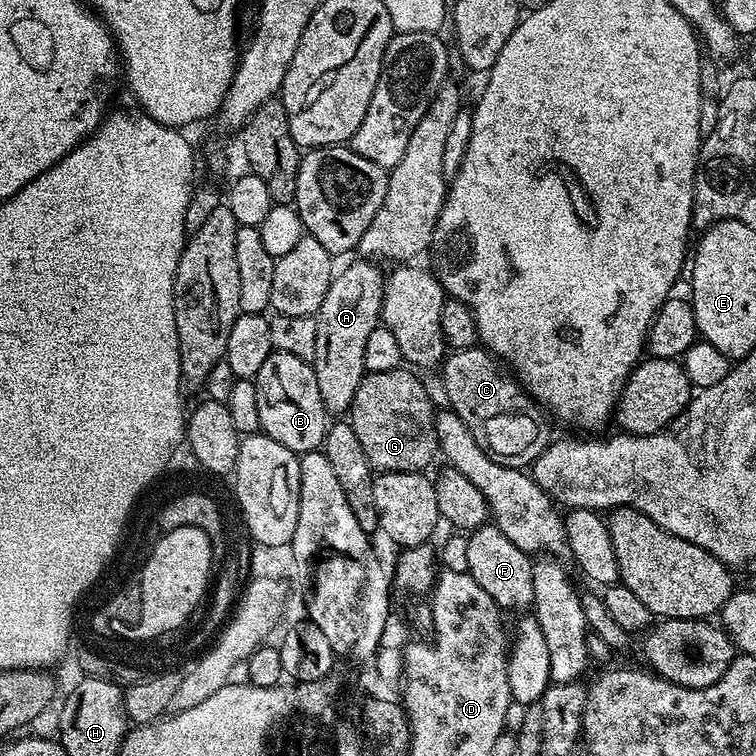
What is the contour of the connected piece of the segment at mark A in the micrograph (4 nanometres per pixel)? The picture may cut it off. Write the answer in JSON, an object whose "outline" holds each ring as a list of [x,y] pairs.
{"outline":[[[356,258],[349,268],[341,272],[339,269],[338,274],[333,275],[330,290],[326,290],[326,298],[322,298],[318,313],[318,350],[310,363],[316,369],[318,387],[328,414],[347,413],[351,409],[354,390],[358,390],[358,382],[364,377],[366,341],[370,338],[370,330],[381,323],[386,276],[383,271],[380,273],[379,267],[379,263]]]}

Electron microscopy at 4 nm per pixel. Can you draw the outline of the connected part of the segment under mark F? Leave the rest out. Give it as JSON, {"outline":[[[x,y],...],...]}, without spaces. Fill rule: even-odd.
{"outline":[[[489,522],[481,528],[475,528],[468,536],[467,550],[470,561],[467,572],[474,578],[474,582],[478,582],[478,586],[482,586],[482,590],[486,590],[486,594],[490,594],[490,598],[494,598],[501,609],[527,609],[531,605],[534,598],[533,557],[518,550],[518,546],[514,546],[514,542],[510,542],[510,538],[506,538],[506,534],[502,534],[495,523]]]}

